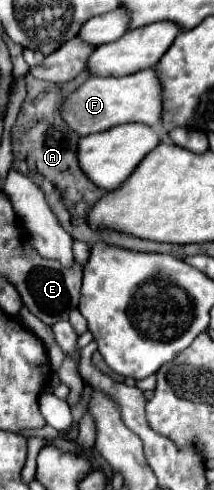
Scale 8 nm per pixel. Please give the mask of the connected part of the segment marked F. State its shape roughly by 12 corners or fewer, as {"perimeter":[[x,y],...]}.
{"perimeter":[[152,68],[92,76],[60,110],[80,136],[130,122],[156,126]]}

